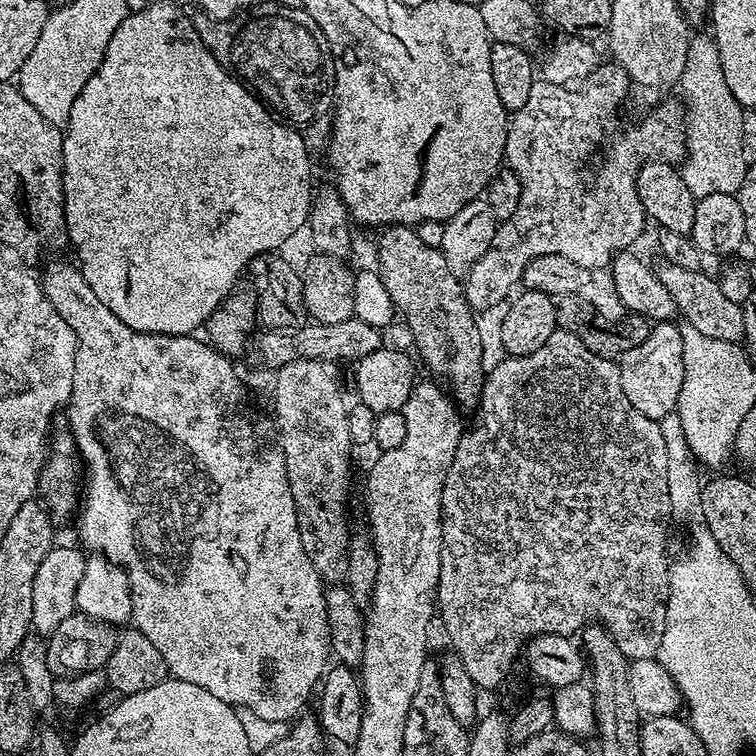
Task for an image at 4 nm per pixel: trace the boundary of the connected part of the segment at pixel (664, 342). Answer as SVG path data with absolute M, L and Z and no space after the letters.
M676 322L657 323L642 346L634 346L634 350L618 360L622 390L632 392L630 406L634 406L634 410L642 410L642 414L651 420L661 421L675 412L678 394L682 394L684 359L680 330L681 325Z

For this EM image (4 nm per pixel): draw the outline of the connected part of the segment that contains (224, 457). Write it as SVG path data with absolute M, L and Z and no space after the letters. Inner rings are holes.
M71 259L68 260L50 261L44 268L44 276L39 277L39 282L54 310L62 314L66 326L70 326L70 330L74 330L76 335L74 386L66 405L67 427L76 444L79 459L84 461L96 456L96 481L88 492L88 504L92 507L92 512L88 508L79 509L79 543L85 549L92 548L88 550L93 553L116 561L128 573L128 581L132 587L131 623L142 634L146 634L150 642L154 642L158 654L162 654L162 659L166 661L171 679L202 686L202 690L210 690L210 694L214 694L214 698L222 698L222 702L254 710L258 718L266 718L275 713L275 708L292 712L311 696L313 699L314 689L322 672L320 663L323 662L324 655L328 656L330 652L324 598L326 584L321 580L318 570L314 570L310 558L306 558L306 550L302 550L302 538L300 531L296 529L298 514L294 506L294 494L290 494L290 482L286 478L286 458L282 454L273 417L263 416L258 409L252 408L239 374L232 369L233 361L223 352L217 351L211 343L203 339L196 340L195 335L150 334L126 326L126 322L122 322L122 318L118 318L114 310L110 310L110 306L106 306L102 298L94 294L94 290L90 290L90 282L86 282L79 267ZM276 668L280 668L281 674L288 680L276 680Z

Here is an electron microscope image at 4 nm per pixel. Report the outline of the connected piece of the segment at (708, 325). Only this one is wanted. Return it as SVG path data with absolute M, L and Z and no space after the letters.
M667 262L661 263L658 275L663 286L666 286L676 303L676 311L698 334L706 334L706 338L718 338L718 342L740 344L744 338L743 310L741 305L730 302L722 294L722 286L715 275L707 276L704 270L695 272L686 270L686 266L674 266Z

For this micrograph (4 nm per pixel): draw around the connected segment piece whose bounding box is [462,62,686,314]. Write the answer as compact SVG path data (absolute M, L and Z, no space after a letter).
M604 62L575 90L563 84L552 84L543 78L537 79L530 86L530 95L522 110L511 113L504 158L507 167L518 174L518 182L522 182L522 202L518 202L518 210L514 210L510 218L499 221L490 250L486 250L486 254L482 254L482 258L470 266L468 275L463 277L464 296L473 312L483 314L500 303L503 305L509 299L508 291L523 281L526 266L542 254L562 254L562 258L571 258L582 266L608 268L620 252L629 251L632 243L643 234L646 217L636 189L636 156L641 156L639 159L644 162L653 158L679 161L686 152L686 120L682 115L681 101L679 104L676 100L668 100L658 105L641 124L626 129L609 146L608 153L600 160L596 177L592 181L584 180L584 167L604 136L604 123L627 98L628 88L630 81L626 69L615 62Z

